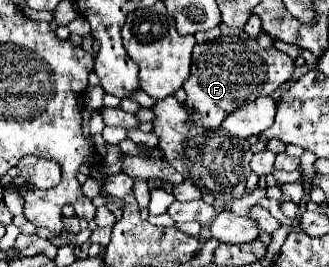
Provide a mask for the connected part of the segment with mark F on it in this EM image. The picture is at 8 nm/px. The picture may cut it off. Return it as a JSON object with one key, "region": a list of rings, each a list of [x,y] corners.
{"region":[[[219,36],[217,40],[197,44],[193,48],[191,76],[183,84],[187,92],[189,122],[203,128],[221,126],[223,118],[239,106],[253,102],[259,96],[267,96],[285,84],[293,74],[293,58],[277,48],[261,48],[255,38],[249,36]]]}

